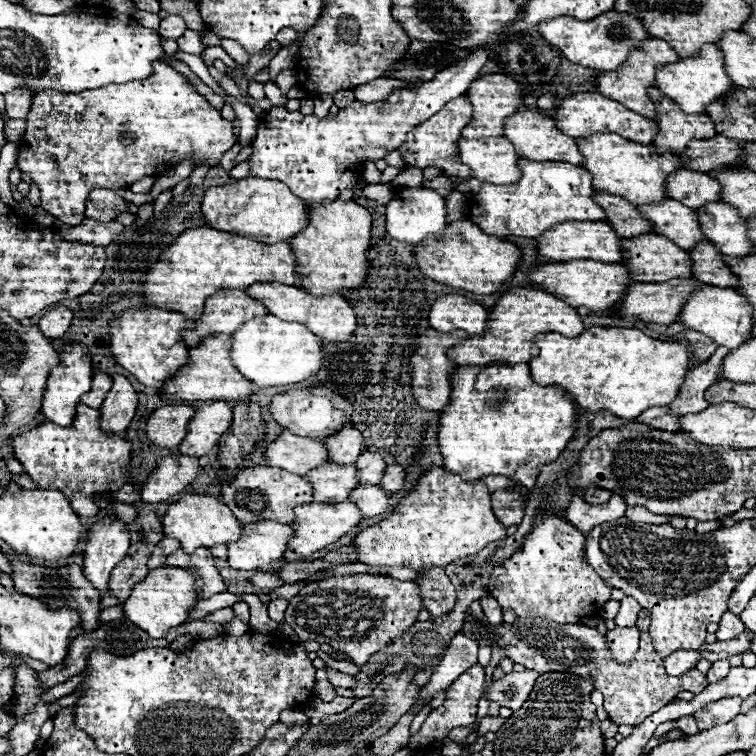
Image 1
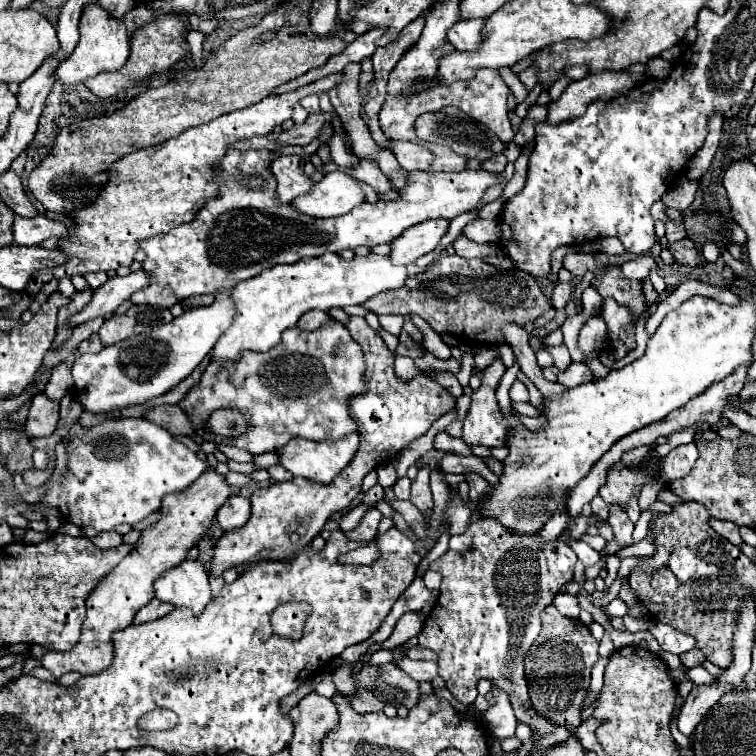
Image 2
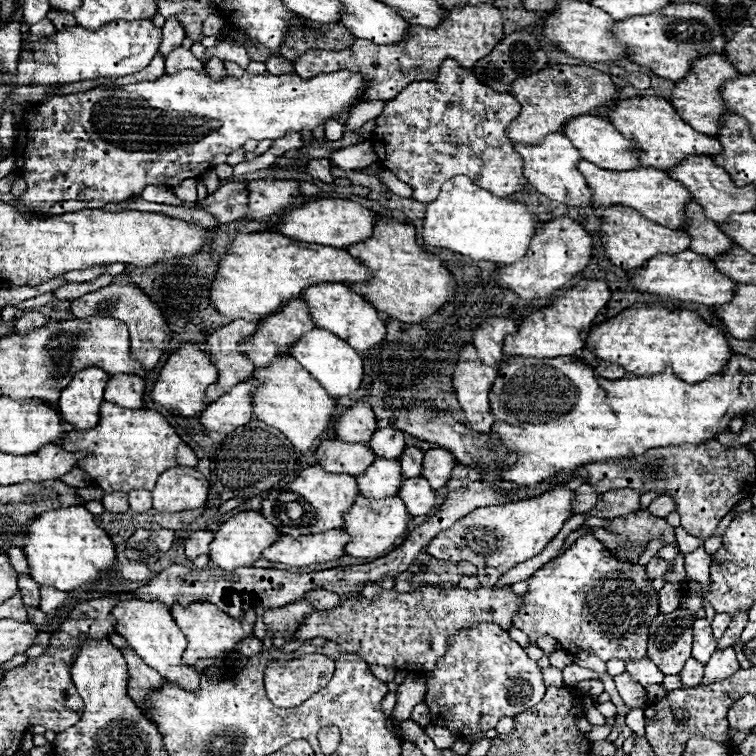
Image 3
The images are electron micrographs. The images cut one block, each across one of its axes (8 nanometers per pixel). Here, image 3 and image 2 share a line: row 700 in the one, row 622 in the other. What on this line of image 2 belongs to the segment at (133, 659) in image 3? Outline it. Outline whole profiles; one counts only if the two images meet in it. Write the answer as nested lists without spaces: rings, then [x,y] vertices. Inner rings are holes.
[[[154,598],[152,602],[148,602],[148,604],[146,604],[138,614],[136,614],[134,622],[136,622],[136,624],[144,624],[144,622],[150,622],[150,620],[158,620],[158,618],[166,616],[166,614],[172,612],[172,610],[174,610],[172,604]]]

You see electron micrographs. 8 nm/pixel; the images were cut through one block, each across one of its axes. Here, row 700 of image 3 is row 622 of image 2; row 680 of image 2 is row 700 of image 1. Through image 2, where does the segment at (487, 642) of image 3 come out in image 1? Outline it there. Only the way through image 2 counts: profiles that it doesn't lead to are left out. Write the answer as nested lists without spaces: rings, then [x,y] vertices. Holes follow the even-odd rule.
[[[474,664],[472,668],[468,668],[448,690],[448,696],[444,700],[444,704],[440,708],[434,708],[430,712],[430,716],[426,718],[426,722],[422,724],[420,732],[416,736],[410,736],[410,748],[420,748],[420,746],[428,746],[436,740],[442,740],[448,736],[448,732],[452,728],[458,726],[470,726],[476,720],[476,704],[482,698],[482,692],[486,688],[486,680],[484,680],[484,670],[480,664]],[[532,670],[510,672],[502,680],[490,682],[488,698],[492,702],[498,702],[500,706],[516,710],[520,708],[520,704],[524,704],[524,700],[528,700],[528,694],[536,684],[536,676],[538,672],[532,672]]]

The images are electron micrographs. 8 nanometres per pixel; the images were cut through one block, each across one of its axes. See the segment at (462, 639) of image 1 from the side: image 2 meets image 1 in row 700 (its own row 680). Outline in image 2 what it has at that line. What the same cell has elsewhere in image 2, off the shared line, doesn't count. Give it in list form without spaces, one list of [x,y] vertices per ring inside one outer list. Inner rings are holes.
[[[402,658],[398,662],[398,668],[402,668],[416,682],[420,682],[420,680],[430,682],[438,674],[438,664],[434,664],[434,662],[416,662],[416,660],[410,660],[410,658]]]

